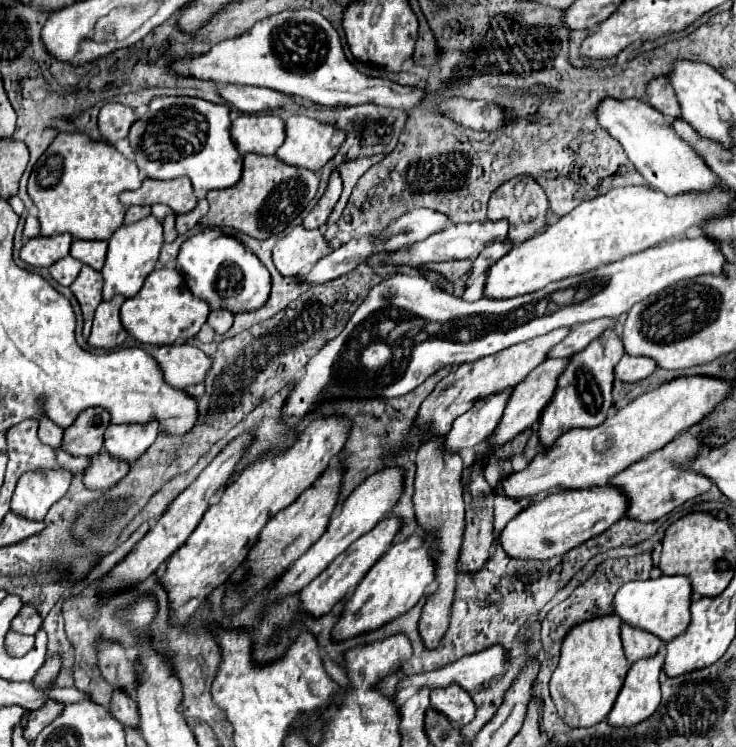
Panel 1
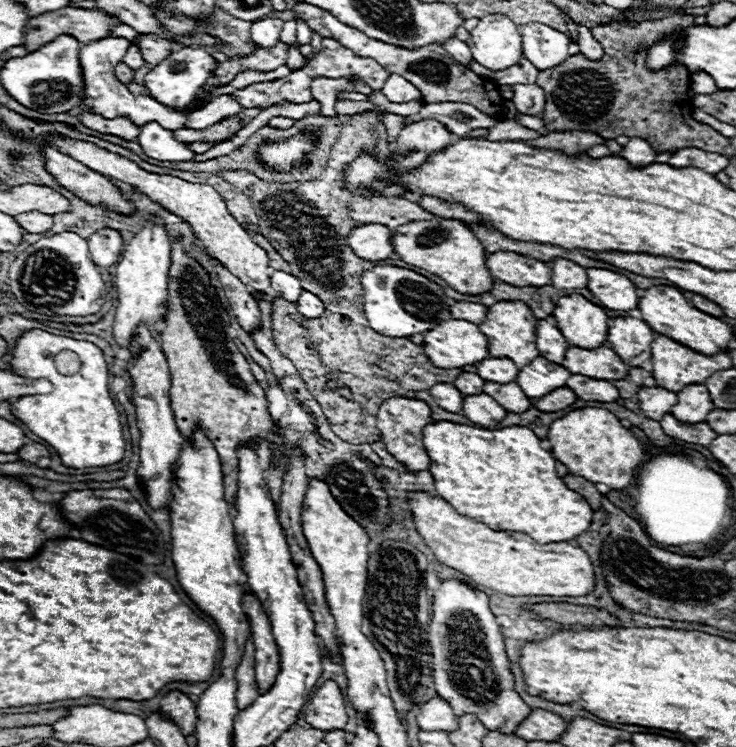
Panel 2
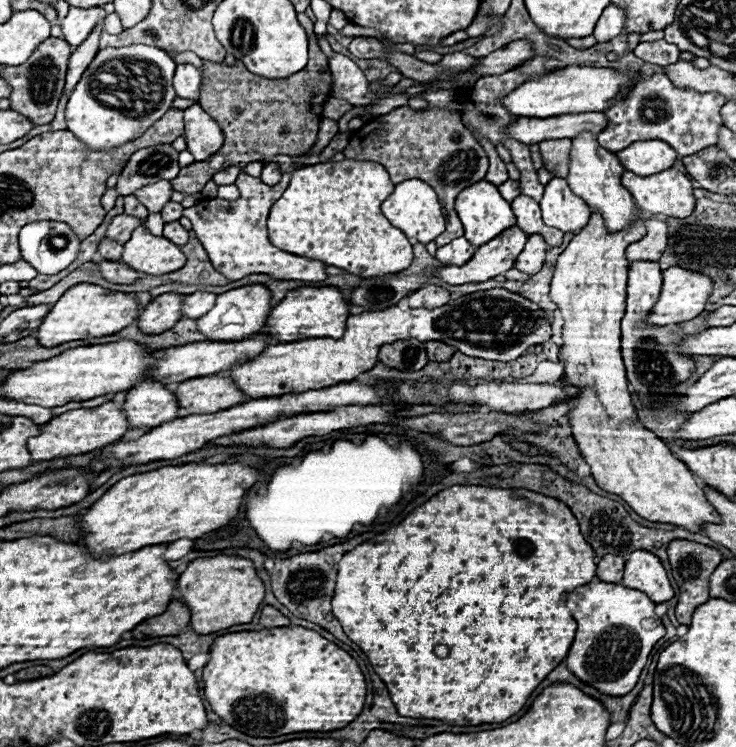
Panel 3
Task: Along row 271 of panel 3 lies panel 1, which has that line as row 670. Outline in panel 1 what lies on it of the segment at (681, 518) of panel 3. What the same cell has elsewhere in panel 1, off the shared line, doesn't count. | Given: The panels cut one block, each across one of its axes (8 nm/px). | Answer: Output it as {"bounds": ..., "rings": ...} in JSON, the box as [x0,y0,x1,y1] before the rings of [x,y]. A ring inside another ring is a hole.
{"bounds":[550,614,630,728],"rings":[[[614,614],[594,618],[592,622],[582,622],[580,626],[572,628],[568,632],[568,638],[564,638],[562,642],[560,662],[550,680],[550,696],[556,704],[558,716],[572,728],[586,728],[602,722],[616,702],[626,672],[630,670],[630,662],[622,652],[620,626],[622,622]]]}

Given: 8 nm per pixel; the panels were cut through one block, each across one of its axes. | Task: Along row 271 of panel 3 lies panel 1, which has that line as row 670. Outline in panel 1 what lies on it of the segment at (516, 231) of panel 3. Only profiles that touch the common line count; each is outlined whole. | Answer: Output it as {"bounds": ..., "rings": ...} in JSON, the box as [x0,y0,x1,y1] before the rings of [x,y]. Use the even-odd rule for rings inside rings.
{"bounds":[380,644,510,694],"rings":[[[494,644],[494,646],[490,646],[490,648],[486,648],[486,650],[478,652],[478,654],[464,656],[464,658],[460,658],[460,660],[456,660],[456,662],[452,662],[452,664],[448,664],[448,666],[436,670],[436,672],[424,672],[424,674],[416,674],[416,676],[388,676],[388,678],[380,684],[380,688],[382,688],[384,694],[394,694],[396,690],[406,688],[406,686],[410,686],[410,684],[416,684],[416,686],[420,686],[420,688],[424,688],[424,686],[428,686],[428,688],[444,688],[444,686],[456,682],[456,684],[462,686],[466,692],[476,692],[476,690],[480,690],[486,682],[500,680],[500,678],[506,674],[508,666],[510,666],[508,652],[504,650],[504,646]]]}

